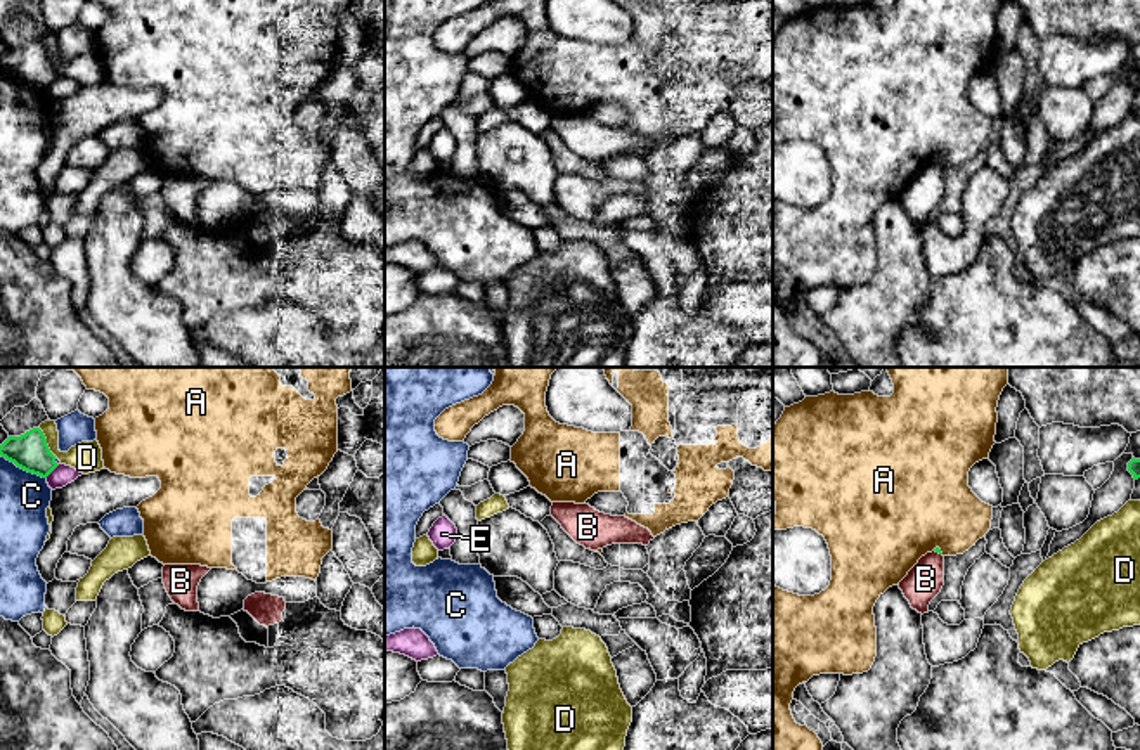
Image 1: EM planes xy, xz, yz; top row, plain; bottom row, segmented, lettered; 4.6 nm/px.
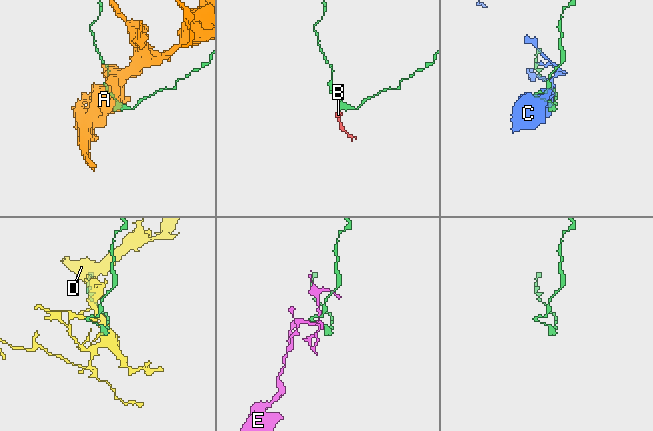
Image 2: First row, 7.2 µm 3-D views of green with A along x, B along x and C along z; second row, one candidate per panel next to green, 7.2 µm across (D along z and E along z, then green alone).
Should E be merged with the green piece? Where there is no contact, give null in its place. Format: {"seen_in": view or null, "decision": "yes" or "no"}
{"seen_in": "xy", "decision": "no"}

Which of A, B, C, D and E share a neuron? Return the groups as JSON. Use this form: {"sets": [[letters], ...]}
{"sets": [["A"], ["B"], ["C"], ["D"], ["E"]]}

